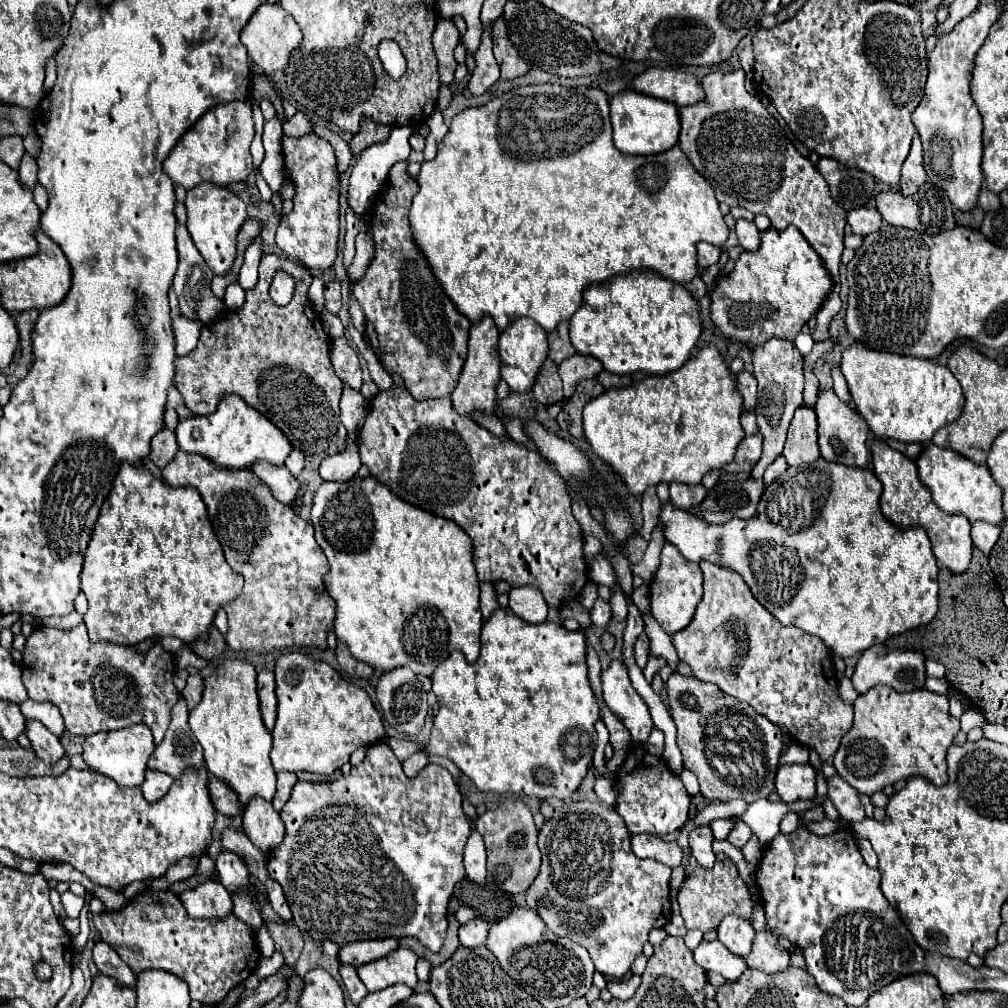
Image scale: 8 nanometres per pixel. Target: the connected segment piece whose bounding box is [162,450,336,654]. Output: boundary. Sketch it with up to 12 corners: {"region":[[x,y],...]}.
{"region":[[178,450],[244,576],[226,646],[326,648],[334,600],[314,528],[250,470]]}

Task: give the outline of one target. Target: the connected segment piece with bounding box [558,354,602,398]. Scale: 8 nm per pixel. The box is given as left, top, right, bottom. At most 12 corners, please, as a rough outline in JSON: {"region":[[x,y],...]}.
{"region":[[574,354],[558,366],[564,398],[580,380],[596,378],[602,362]]}

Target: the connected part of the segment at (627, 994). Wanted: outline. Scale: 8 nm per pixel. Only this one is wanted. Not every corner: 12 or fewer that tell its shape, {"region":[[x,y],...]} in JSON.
{"region":[[640,976],[610,980],[608,990],[618,1000],[628,1000],[640,986]]}

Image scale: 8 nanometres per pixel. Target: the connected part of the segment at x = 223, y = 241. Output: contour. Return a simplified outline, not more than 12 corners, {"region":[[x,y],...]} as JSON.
{"region":[[228,188],[188,190],[188,232],[214,274],[236,258],[246,204]]}

